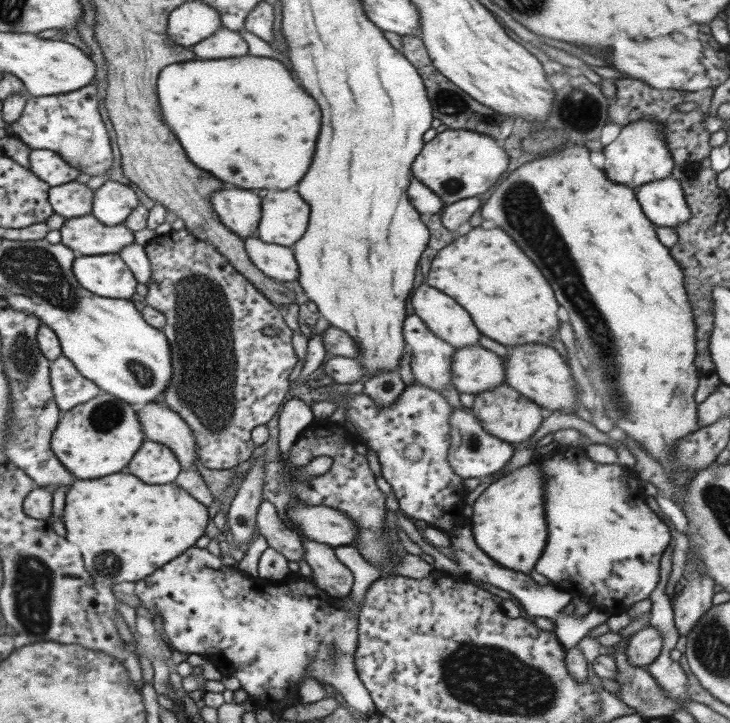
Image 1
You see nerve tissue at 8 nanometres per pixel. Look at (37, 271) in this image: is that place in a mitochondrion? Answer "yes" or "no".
yes

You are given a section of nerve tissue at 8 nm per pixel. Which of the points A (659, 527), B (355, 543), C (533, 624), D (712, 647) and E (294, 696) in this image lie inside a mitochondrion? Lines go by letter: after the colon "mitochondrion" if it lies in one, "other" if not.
A: other
B: other
C: other
D: mitochondrion
E: other

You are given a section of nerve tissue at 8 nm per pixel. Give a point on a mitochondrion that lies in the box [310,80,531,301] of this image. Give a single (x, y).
(452, 103)

